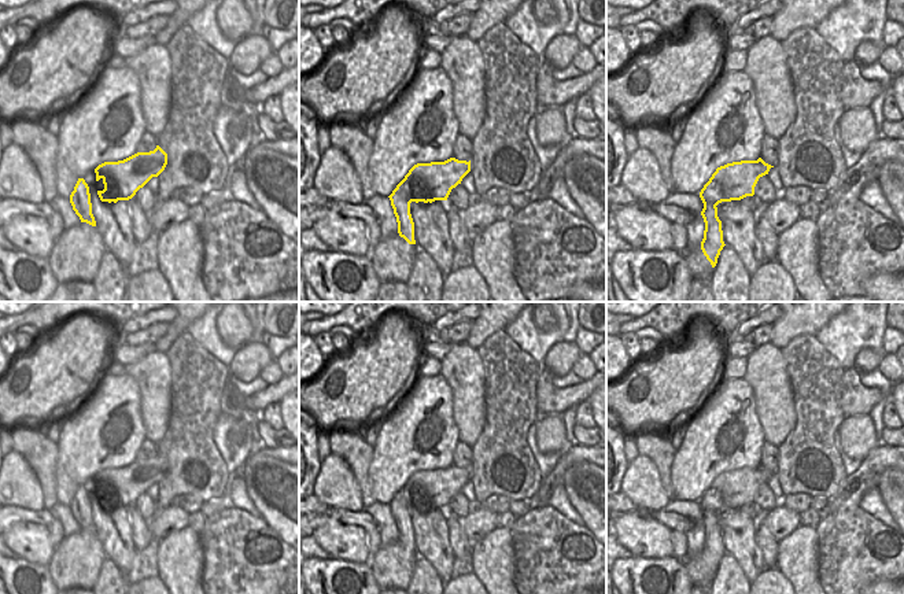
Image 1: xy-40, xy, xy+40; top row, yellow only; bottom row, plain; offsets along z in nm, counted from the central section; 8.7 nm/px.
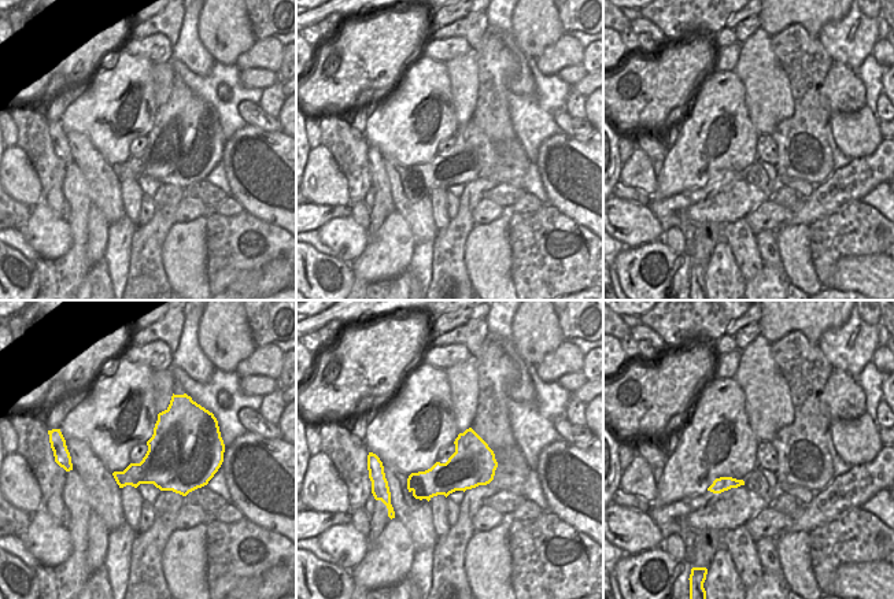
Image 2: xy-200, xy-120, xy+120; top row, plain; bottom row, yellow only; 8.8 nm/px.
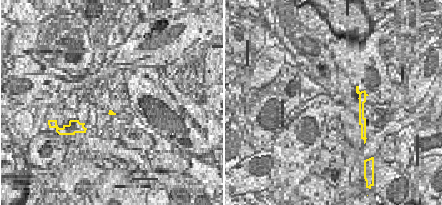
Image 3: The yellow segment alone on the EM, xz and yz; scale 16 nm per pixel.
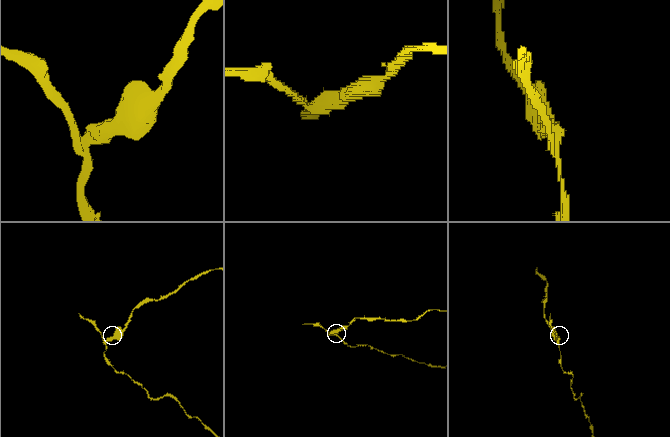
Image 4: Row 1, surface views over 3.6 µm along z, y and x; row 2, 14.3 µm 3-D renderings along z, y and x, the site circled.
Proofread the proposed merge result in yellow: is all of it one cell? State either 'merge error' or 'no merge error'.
merge error

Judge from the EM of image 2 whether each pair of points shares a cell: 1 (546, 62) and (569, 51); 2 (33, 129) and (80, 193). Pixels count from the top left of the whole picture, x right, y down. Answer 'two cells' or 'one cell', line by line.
1: one cell
2: two cells

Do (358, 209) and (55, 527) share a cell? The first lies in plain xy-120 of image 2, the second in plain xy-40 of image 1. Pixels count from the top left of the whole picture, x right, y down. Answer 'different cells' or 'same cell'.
same cell

